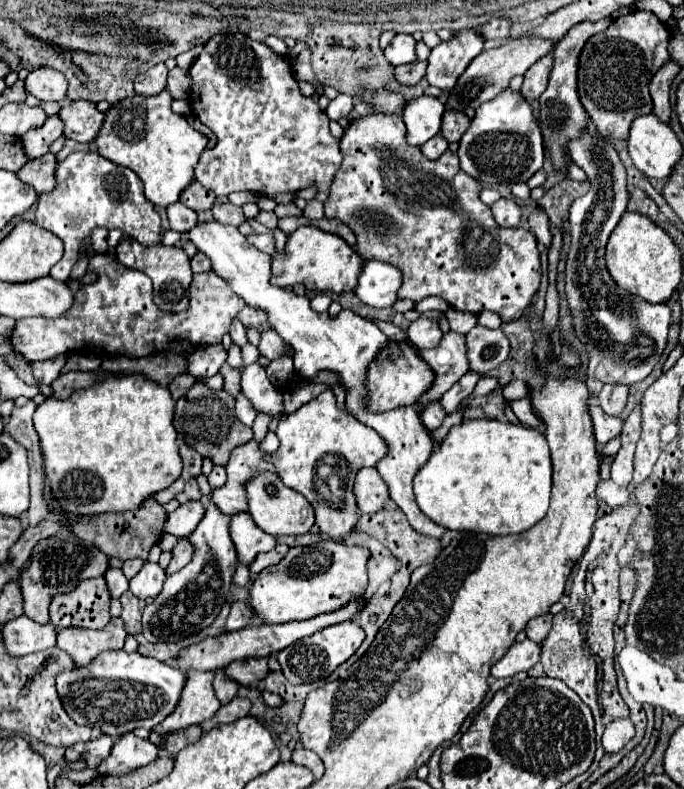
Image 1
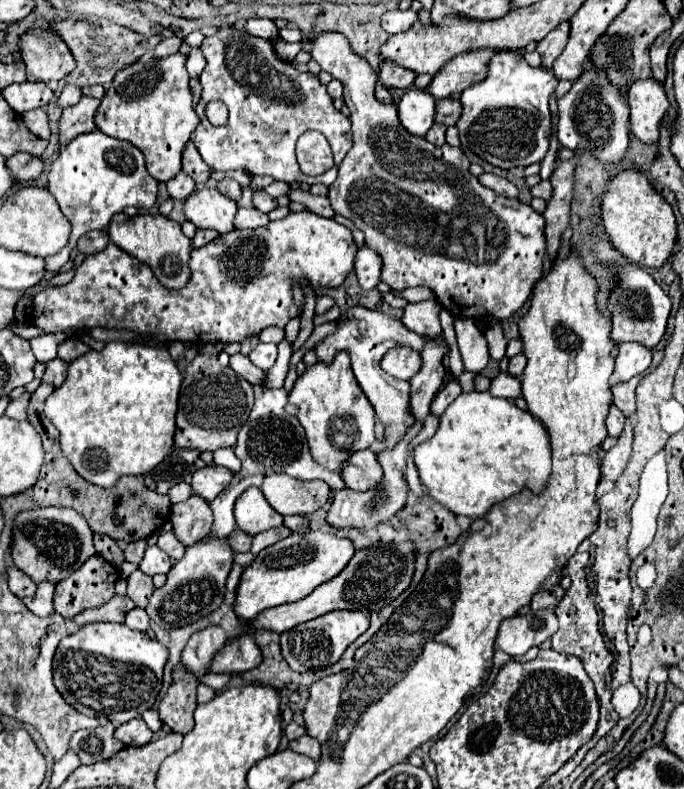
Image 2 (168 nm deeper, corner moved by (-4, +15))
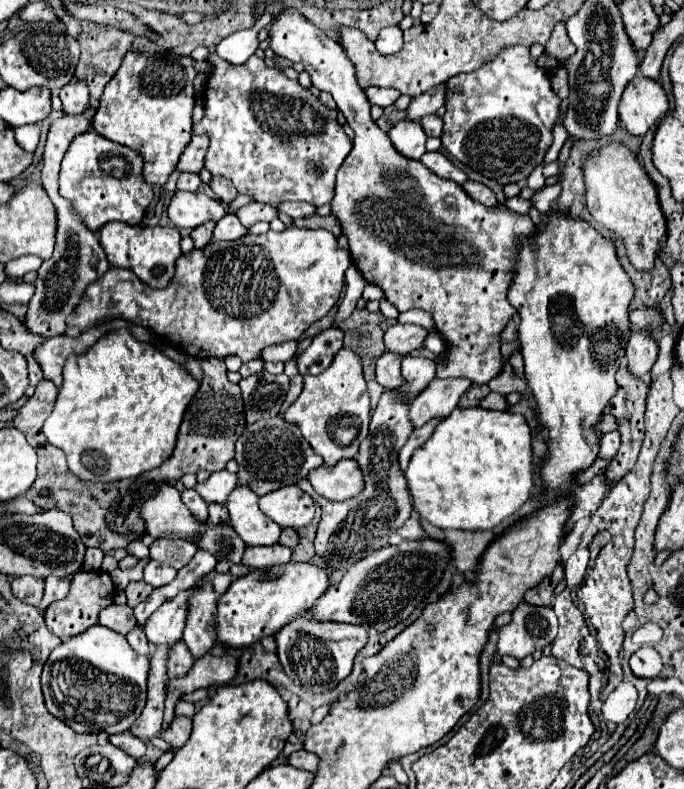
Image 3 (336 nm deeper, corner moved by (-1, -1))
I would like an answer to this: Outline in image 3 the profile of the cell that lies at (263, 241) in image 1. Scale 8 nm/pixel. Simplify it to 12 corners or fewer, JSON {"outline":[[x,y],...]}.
{"outline":[[236,214],[216,222],[214,240],[236,240],[248,234]]}

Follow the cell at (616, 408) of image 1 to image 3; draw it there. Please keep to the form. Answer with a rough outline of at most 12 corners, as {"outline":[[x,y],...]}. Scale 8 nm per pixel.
{"outline":[[638,330],[626,346],[626,362],[644,376],[660,346],[648,330]]}

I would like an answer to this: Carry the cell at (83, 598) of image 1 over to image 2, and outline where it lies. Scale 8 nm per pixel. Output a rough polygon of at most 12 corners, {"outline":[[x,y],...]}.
{"outline":[[91,556],[55,588],[55,612],[65,620],[107,604],[115,568]]}

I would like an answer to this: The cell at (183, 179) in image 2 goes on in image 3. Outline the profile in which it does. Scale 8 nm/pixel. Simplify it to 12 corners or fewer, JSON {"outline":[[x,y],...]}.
{"outline":[[182,172],[178,190],[196,192],[202,180],[194,172]]}

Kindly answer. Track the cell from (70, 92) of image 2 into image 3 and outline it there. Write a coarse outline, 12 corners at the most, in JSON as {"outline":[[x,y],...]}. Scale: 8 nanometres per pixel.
{"outline":[[72,80],[60,90],[66,114],[82,114],[90,106],[84,80]]}

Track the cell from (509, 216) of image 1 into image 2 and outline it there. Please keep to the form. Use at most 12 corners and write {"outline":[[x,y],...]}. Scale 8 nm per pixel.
{"outline":[[481,174],[481,184],[505,198],[519,198],[513,182],[495,176]]}

